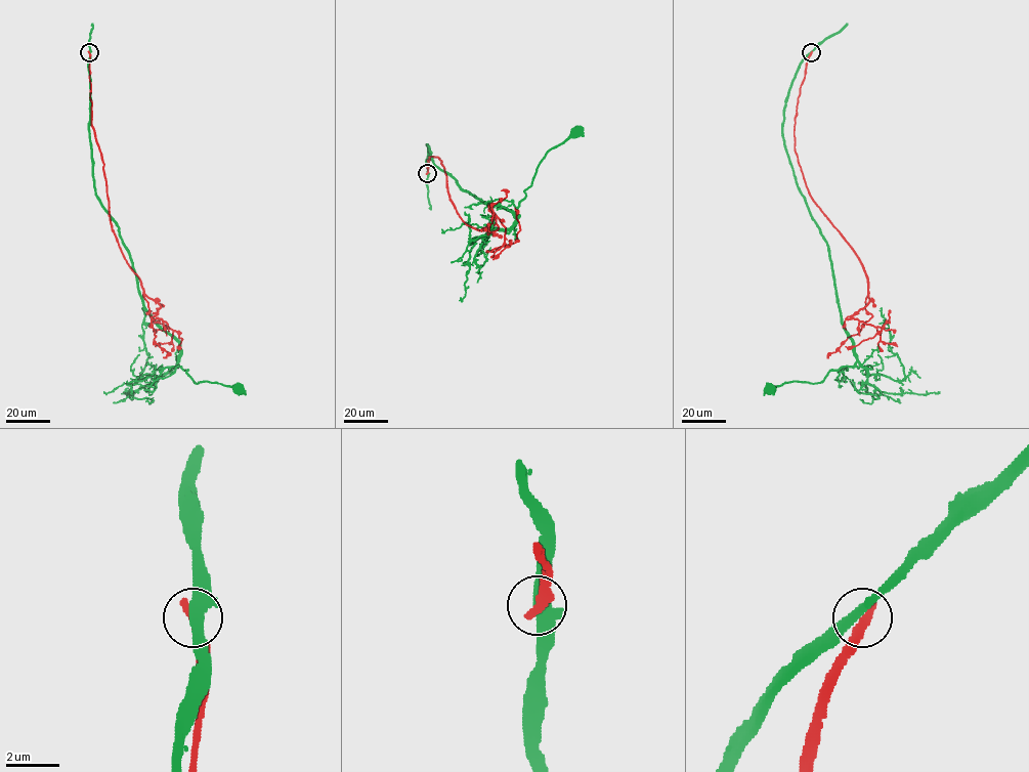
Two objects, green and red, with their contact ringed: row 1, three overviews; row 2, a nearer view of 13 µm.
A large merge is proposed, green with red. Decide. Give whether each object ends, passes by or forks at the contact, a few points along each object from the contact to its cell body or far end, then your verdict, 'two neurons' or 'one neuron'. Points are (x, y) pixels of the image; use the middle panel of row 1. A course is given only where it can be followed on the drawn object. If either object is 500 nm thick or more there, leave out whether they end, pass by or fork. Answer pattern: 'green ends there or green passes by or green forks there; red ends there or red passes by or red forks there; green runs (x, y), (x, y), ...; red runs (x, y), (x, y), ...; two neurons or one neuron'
green passes by; red ends there; green runs (427, 173), (427, 144), (434, 163), (463, 190), (508, 209), (516, 218), (515, 211), (541, 160), (576, 130); red runs (427, 173), (436, 157), (460, 218), (495, 231), (489, 208), (507, 245), (520, 229), (514, 207); two neurons

